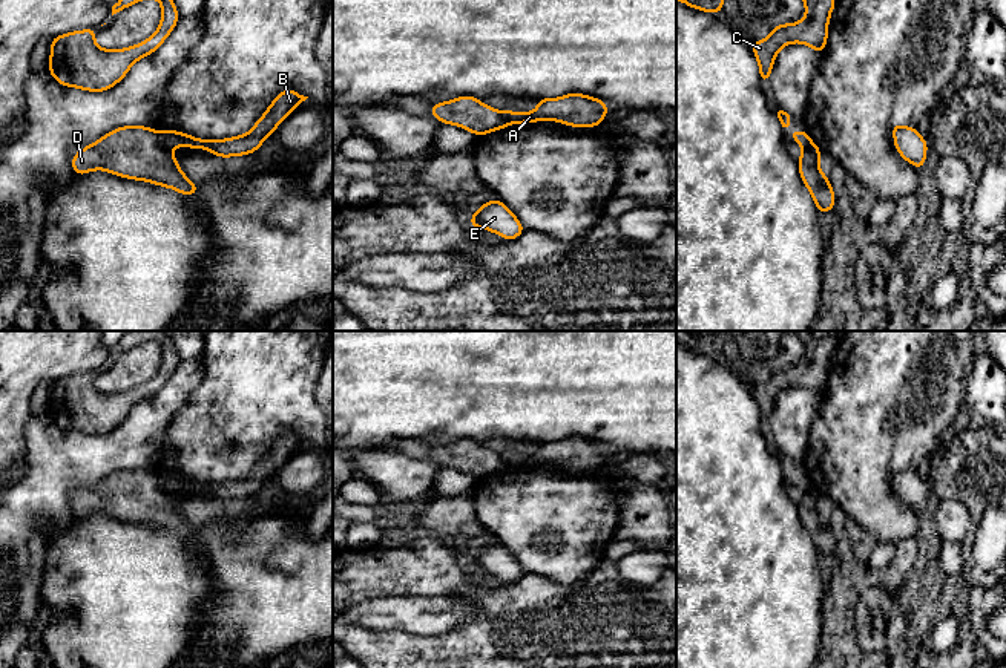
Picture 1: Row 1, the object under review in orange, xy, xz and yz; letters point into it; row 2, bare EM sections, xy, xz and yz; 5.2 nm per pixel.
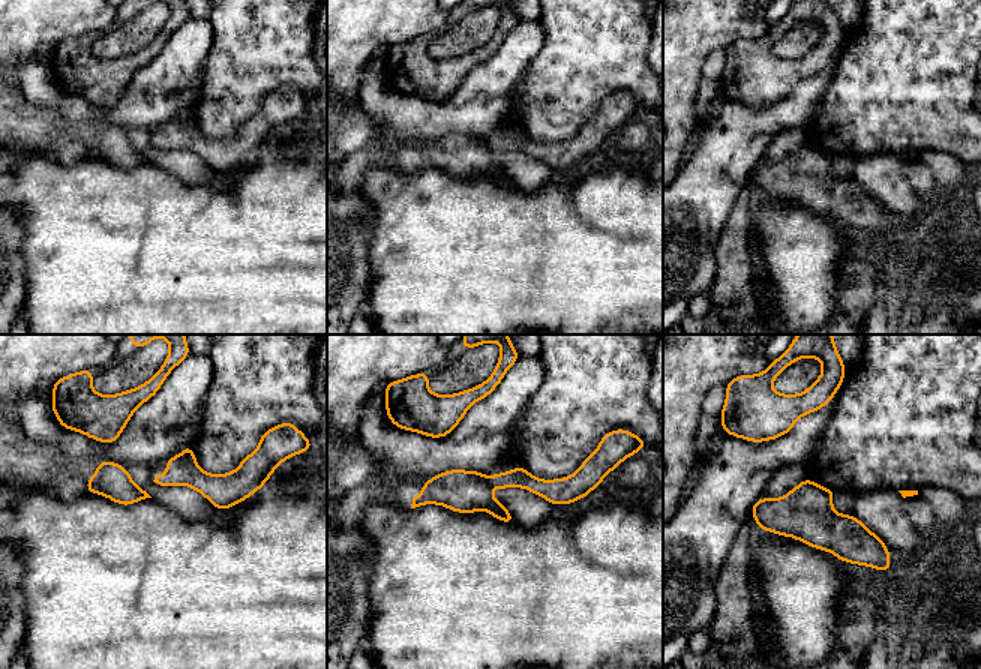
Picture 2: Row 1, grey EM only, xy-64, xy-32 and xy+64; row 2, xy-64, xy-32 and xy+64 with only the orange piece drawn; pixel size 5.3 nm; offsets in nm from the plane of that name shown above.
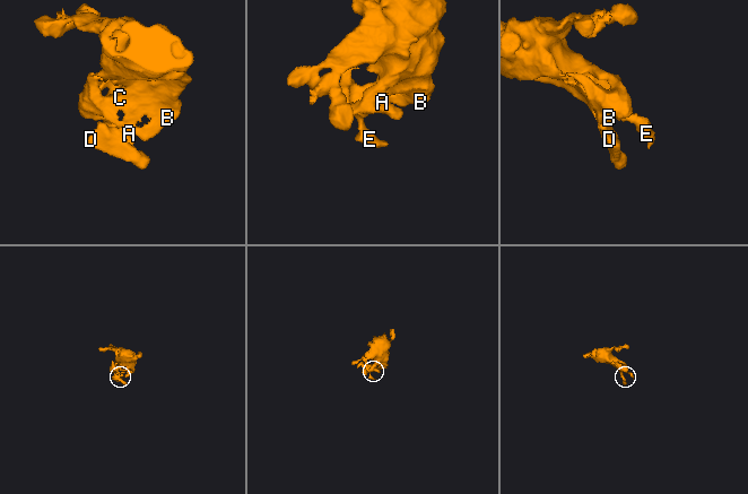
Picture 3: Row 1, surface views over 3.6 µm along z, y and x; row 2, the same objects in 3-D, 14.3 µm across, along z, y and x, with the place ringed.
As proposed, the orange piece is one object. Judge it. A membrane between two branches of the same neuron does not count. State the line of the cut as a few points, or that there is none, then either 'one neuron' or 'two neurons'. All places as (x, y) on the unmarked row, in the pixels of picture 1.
xy (157, 478), (157, 483), (167, 492) | two neurons

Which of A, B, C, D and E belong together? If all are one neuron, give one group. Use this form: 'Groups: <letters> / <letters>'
Groups: A B C E / D

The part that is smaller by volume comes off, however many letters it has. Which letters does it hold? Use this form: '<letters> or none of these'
D

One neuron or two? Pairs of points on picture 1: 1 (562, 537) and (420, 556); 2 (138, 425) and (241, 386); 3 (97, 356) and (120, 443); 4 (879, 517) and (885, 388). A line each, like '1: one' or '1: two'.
1: two
2: two
3: two
4: one

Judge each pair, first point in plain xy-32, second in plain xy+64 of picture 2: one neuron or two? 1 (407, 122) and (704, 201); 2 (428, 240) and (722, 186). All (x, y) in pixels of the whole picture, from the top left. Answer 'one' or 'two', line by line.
1: one
2: two

